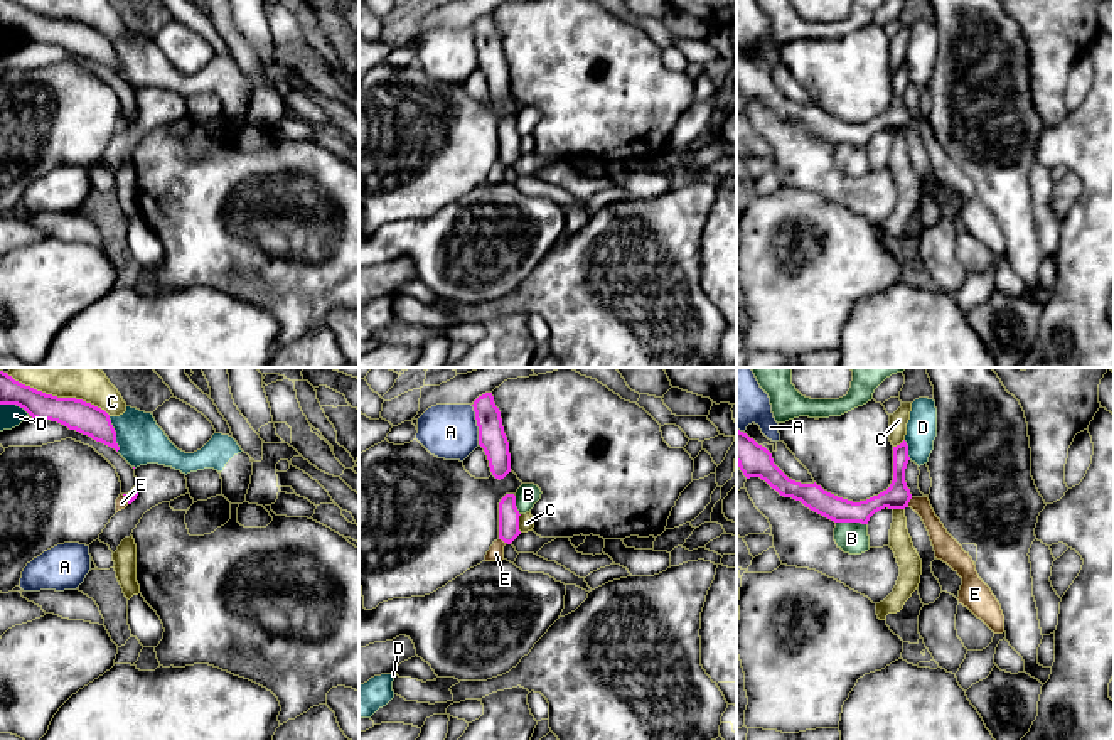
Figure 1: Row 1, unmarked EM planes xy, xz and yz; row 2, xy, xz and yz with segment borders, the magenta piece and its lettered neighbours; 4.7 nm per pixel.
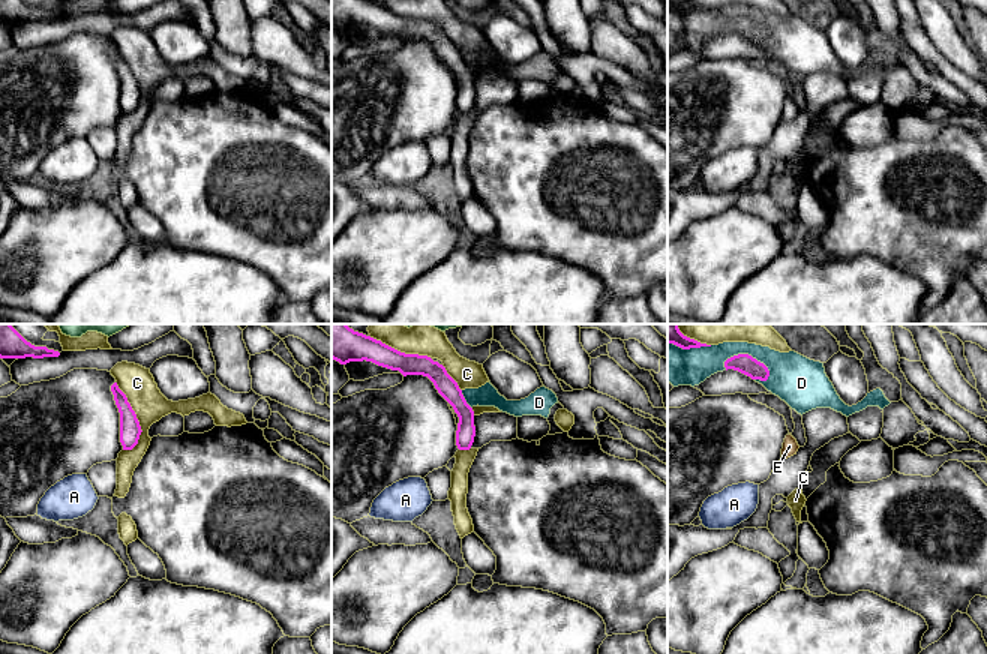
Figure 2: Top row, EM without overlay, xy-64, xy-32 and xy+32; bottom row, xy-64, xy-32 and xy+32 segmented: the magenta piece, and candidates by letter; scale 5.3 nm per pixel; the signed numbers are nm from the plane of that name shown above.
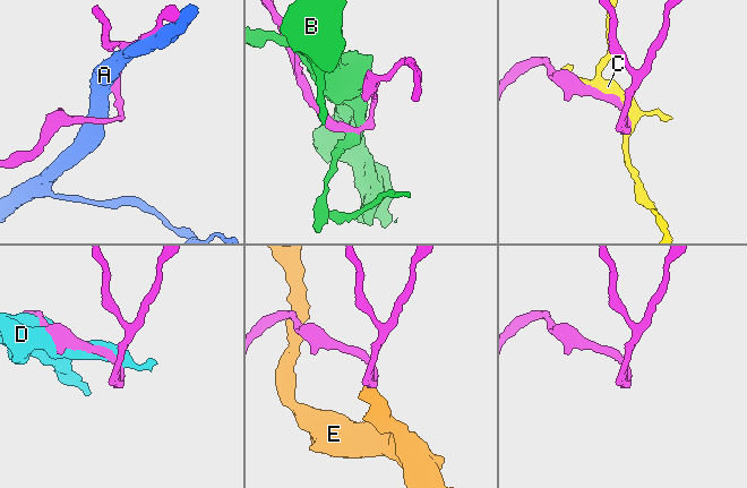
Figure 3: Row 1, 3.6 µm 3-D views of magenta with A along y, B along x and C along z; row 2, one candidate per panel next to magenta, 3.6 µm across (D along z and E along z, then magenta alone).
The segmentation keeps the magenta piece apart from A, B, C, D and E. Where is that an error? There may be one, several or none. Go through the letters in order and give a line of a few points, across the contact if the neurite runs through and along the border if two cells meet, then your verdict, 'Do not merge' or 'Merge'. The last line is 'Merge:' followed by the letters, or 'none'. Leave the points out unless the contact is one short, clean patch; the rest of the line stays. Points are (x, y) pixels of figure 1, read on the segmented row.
A: Do not merge
B: Do not merge
C: Do not merge
D: Do not merge
E: Line: yz (912, 498), (907, 506). Do not merge
Merge: none

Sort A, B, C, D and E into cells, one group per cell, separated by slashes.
A / B / C / D / E

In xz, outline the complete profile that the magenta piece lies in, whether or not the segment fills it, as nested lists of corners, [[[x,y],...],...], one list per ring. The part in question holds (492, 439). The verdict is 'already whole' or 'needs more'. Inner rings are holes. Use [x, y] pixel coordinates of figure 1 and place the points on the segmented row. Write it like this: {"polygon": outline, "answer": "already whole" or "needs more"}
{"polygon": [[[492,393],[479,396],[472,406],[479,426],[479,445],[487,455],[492,475],[501,480],[511,472],[509,442],[501,411],[494,403]]], "answer": "already whole"}

